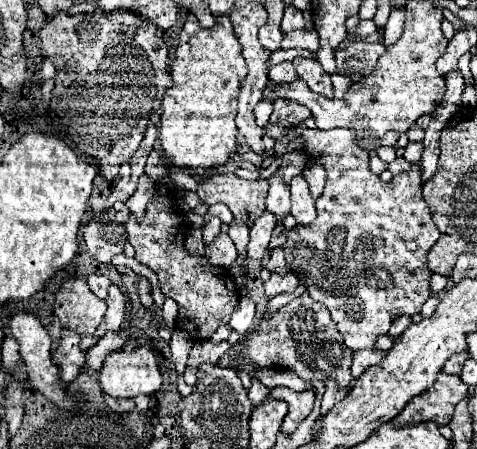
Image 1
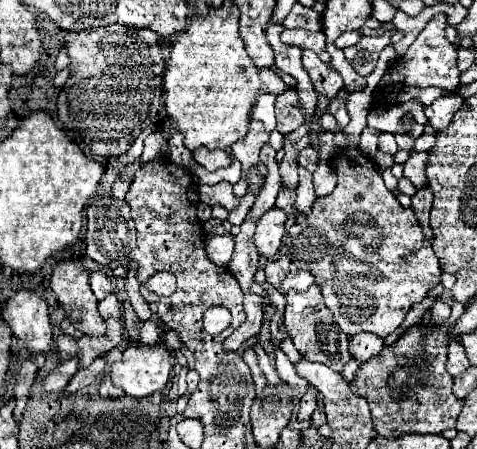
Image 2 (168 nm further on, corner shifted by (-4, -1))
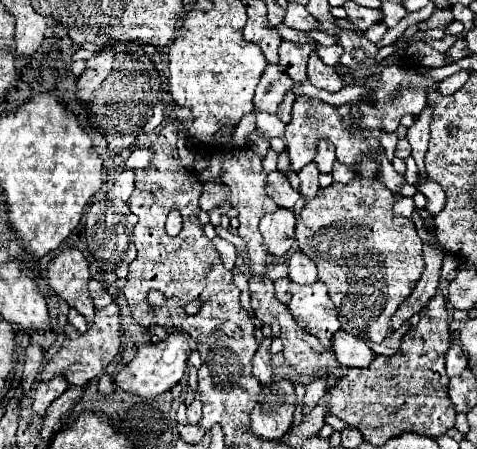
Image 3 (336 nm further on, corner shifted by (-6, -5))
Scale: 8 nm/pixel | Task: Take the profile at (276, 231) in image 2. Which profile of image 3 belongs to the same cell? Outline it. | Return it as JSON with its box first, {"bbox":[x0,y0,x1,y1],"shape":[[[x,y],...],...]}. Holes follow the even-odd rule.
{"bbox":[260,209,294,257],"shape":[[[278,209],[274,213],[268,213],[260,221],[260,233],[264,237],[266,249],[270,255],[280,257],[286,255],[292,249],[294,243],[294,213],[288,209]]]}

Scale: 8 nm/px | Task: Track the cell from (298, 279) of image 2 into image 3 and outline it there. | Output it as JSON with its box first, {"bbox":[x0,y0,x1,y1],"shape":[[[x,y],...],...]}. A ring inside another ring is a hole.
{"bbox":[288,251,318,285],"shape":[[[296,251],[292,257],[290,257],[290,263],[288,263],[288,277],[298,283],[298,285],[312,285],[318,281],[316,277],[316,265],[312,259],[308,259],[304,253]]]}

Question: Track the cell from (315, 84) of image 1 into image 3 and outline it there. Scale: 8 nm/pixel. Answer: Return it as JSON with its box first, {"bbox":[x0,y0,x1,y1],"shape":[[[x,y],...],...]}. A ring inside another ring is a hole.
{"bbox":[308,51,344,93],"shape":[[[312,51],[310,59],[308,59],[308,81],[314,87],[324,89],[328,93],[336,93],[344,87],[342,77],[336,73],[336,69],[322,63],[322,59],[316,55],[316,51]]]}

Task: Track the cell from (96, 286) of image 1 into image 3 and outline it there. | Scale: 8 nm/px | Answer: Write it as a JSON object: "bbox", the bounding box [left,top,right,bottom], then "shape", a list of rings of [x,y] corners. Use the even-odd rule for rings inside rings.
{"bbox":[88,279,112,309],"shape":[[[92,279],[92,281],[88,283],[88,291],[90,291],[90,297],[92,297],[96,309],[106,307],[106,305],[112,303],[112,295],[110,295],[106,289],[102,289],[102,287],[104,287],[104,285],[102,285],[100,281],[96,281],[96,279]]]}

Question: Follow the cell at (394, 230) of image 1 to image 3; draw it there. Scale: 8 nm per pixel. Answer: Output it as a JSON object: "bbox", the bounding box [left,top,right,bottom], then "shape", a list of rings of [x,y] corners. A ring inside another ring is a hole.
{"bbox":[296,177,424,343],"shape":[[[354,177],[346,185],[332,183],[328,189],[320,189],[316,199],[304,205],[296,223],[298,249],[316,263],[318,279],[328,287],[328,295],[338,309],[342,329],[346,333],[362,335],[372,343],[382,343],[394,333],[390,321],[400,303],[416,287],[424,269],[418,229],[410,219],[392,213],[392,203],[392,191],[378,179]]]}

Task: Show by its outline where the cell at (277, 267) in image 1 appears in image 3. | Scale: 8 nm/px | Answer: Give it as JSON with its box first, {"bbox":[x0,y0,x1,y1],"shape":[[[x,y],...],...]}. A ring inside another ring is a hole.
{"bbox":[274,277,290,303],"shape":[[[288,277],[276,279],[276,281],[274,281],[274,289],[276,289],[276,297],[278,297],[282,303],[288,303],[288,301],[290,301],[290,279],[288,279]]]}

